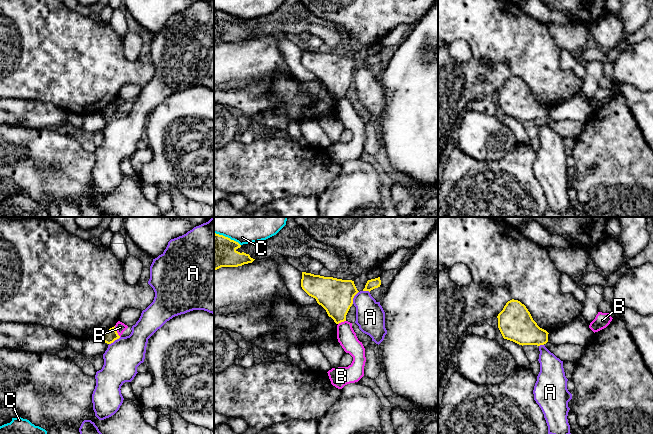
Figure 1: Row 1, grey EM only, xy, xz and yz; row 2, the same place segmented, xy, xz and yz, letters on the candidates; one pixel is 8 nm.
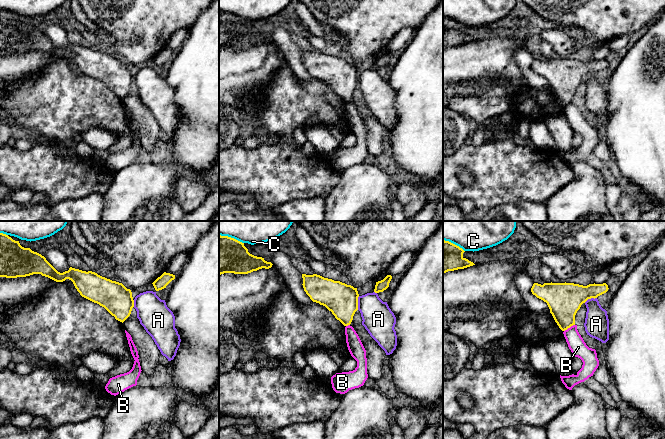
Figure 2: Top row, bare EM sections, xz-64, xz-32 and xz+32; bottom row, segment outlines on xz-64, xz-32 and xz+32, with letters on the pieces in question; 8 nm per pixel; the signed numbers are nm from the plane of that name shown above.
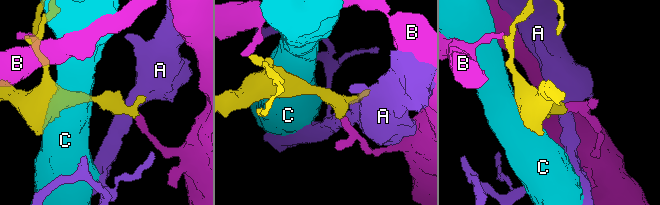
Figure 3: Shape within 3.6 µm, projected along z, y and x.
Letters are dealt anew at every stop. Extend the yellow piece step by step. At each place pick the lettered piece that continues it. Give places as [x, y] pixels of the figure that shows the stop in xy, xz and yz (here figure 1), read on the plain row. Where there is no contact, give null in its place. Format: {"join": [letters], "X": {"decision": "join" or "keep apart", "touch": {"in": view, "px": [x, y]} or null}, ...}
{"join": [], "A": {"decision": "keep apart", "touch": {"in": "xz", "px": [353, 73]}}, "B": {"decision": "keep apart", "touch": {"in": "xy", "px": [116, 107]}}, "C": {"decision": "keep apart", "touch": {"in": "xz", "px": [227, 13]}}}

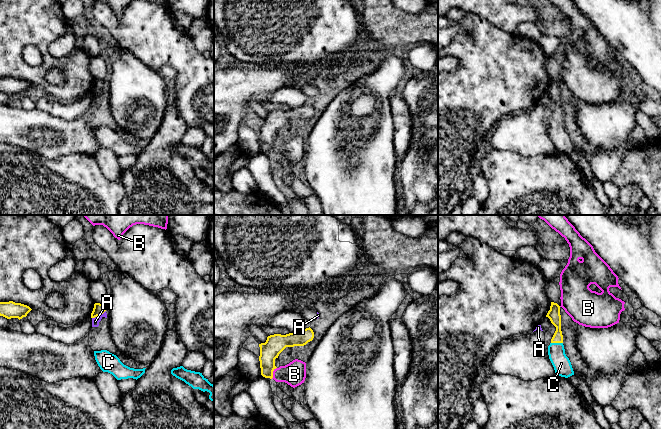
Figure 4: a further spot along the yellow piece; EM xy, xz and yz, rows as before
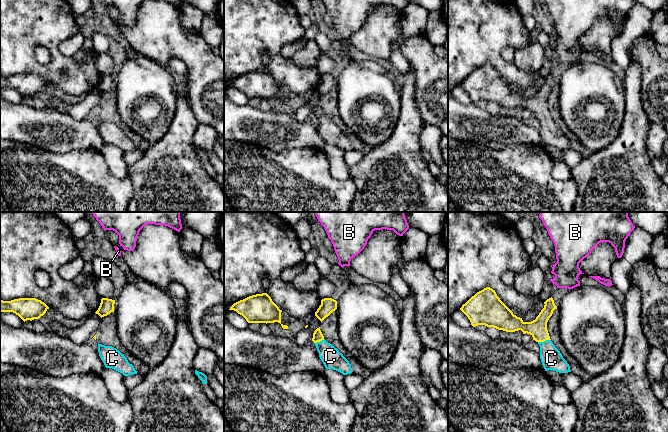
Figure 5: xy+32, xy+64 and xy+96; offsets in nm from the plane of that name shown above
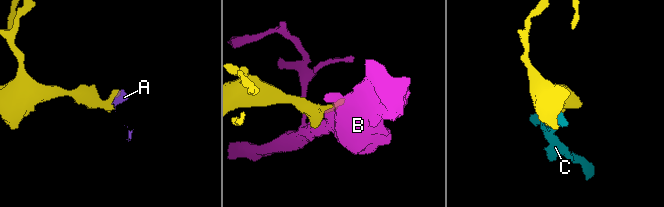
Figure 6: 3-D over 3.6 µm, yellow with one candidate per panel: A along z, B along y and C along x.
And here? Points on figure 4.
{"join": ["C"], "A": {"decision": "keep apart", "touch": {"in": "xy", "px": [98, 91]}}, "B": {"decision": "keep apart", "touch": {"in": "xz", "px": [272, 149]}}, "C": {"decision": "join", "touch": {"in": "yz", "px": [557, 118]}}}

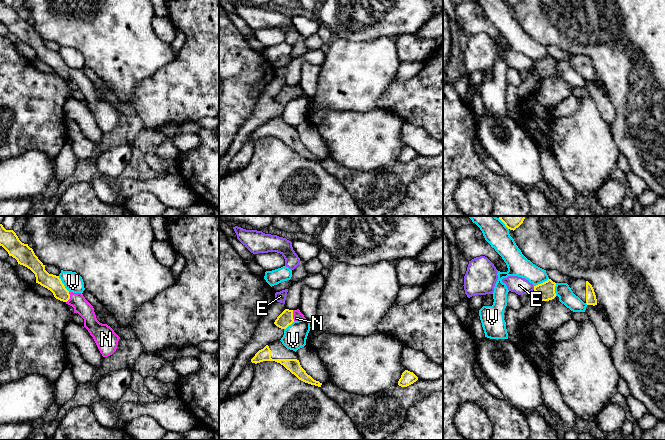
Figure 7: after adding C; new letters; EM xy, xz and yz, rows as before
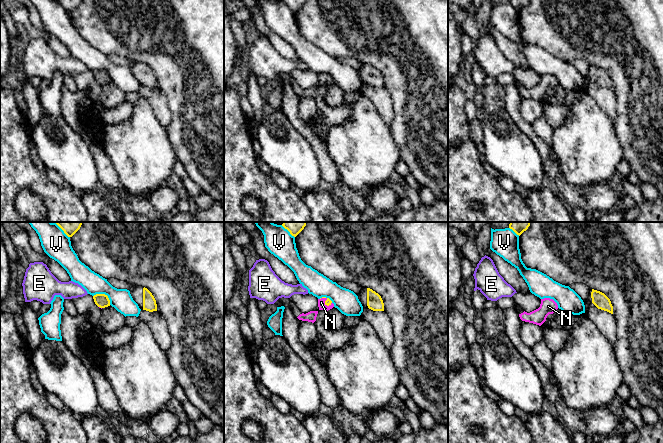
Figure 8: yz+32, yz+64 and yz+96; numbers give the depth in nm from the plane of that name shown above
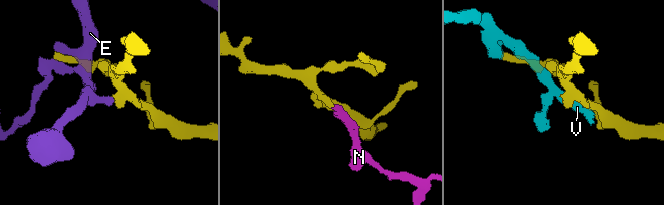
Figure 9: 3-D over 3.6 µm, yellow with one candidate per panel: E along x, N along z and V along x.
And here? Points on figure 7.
{"join": ["N"], "E": {"decision": "keep apart", "touch": {"in": "yz", "px": [534, 64]}}, "N": {"decision": "join", "touch": {"in": "xz", "px": [292, 91]}}, "V": {"decision": "keep apart", "touch": {"in": "xy", "px": [63, 60]}}}

